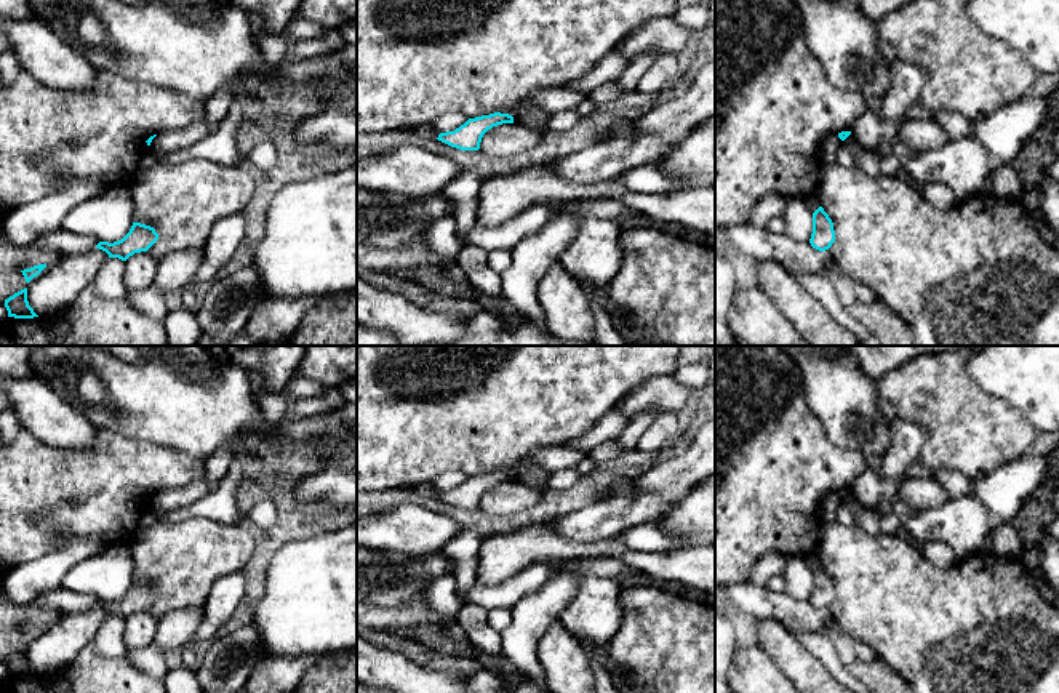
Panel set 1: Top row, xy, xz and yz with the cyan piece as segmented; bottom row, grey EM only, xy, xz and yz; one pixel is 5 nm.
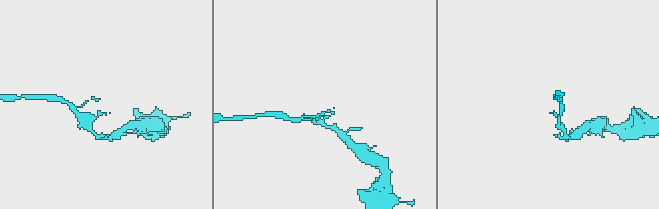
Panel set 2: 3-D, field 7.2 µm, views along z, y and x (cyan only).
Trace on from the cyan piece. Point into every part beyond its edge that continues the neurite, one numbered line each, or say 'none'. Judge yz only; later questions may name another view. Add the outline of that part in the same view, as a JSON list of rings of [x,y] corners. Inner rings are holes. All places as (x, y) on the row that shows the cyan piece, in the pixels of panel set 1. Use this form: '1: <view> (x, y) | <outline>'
none

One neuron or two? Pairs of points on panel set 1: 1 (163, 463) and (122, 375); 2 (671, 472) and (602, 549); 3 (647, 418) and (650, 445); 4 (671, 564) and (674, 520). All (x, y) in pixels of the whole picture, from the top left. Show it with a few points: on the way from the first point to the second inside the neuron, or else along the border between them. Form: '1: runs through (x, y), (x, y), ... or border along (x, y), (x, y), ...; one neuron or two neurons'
1: border along (117, 434), (147, 439), (191, 453); two neurons
2: border along (618, 535), (578, 543); two neurons
3: border along (659, 413), (643, 432), (635, 448); two neurons
4: runs through (682, 552), (685, 549), (685, 532); one neuron

